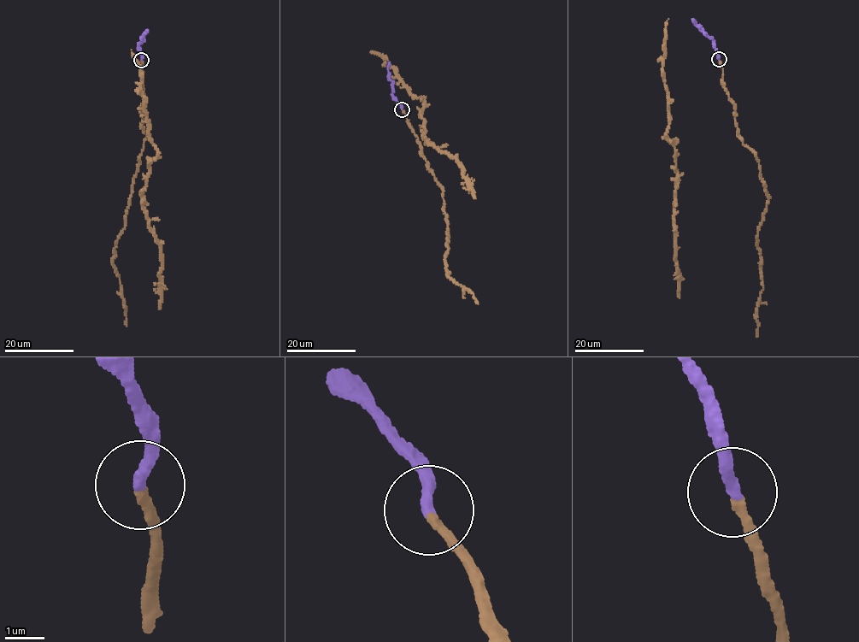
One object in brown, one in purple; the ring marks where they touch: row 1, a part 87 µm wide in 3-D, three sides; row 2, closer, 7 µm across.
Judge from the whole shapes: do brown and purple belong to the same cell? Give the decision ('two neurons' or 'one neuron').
one neuron

